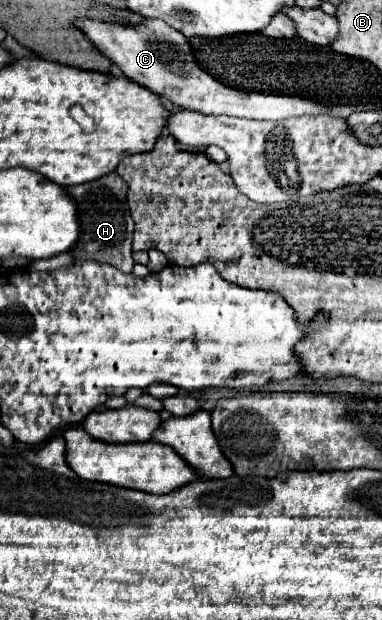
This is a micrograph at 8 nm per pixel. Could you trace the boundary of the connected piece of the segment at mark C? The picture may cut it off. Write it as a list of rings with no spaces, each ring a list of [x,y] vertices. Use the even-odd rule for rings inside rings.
[[[76,20],[76,26],[88,34],[96,48],[102,50],[130,80],[140,86],[152,90],[168,98],[178,108],[196,110],[202,114],[226,114],[226,116],[242,116],[256,120],[282,120],[290,116],[302,114],[322,114],[326,108],[322,102],[308,102],[306,98],[284,96],[284,94],[264,94],[264,92],[246,92],[238,88],[230,88],[218,80],[214,80],[208,72],[196,66],[196,60],[190,52],[188,38],[162,20],[144,20],[138,26],[122,26],[108,24],[98,20]]]

